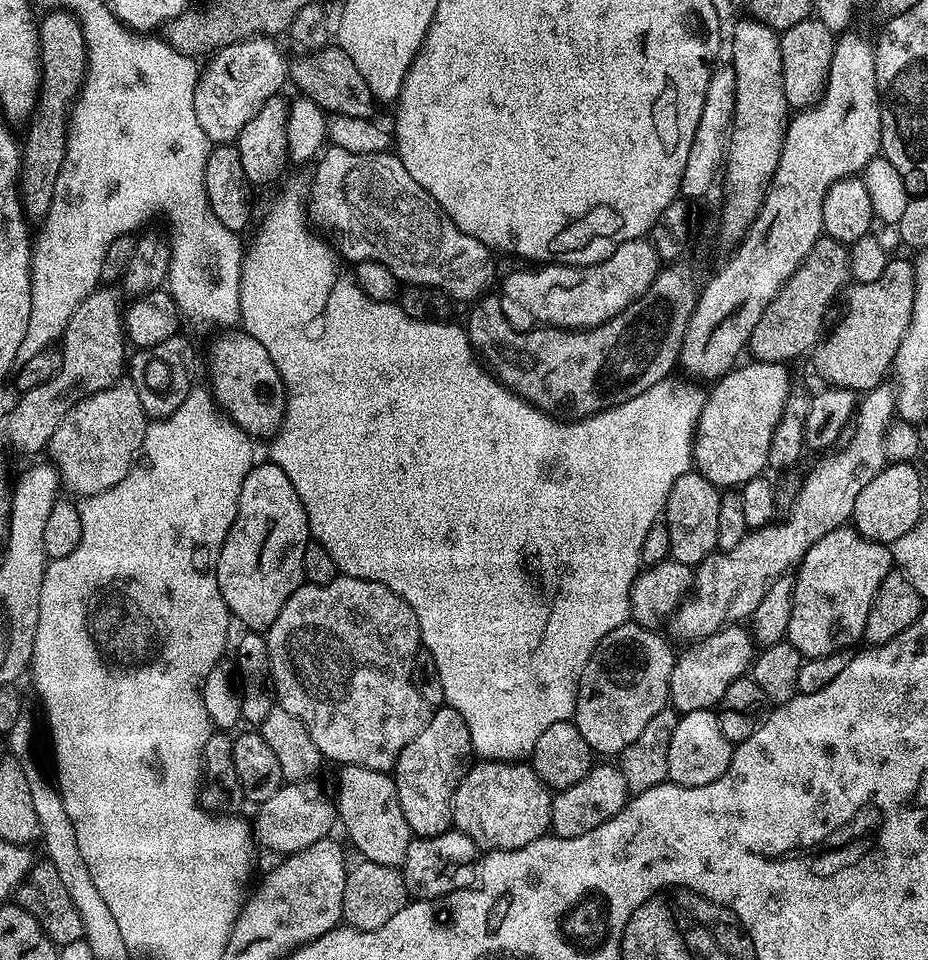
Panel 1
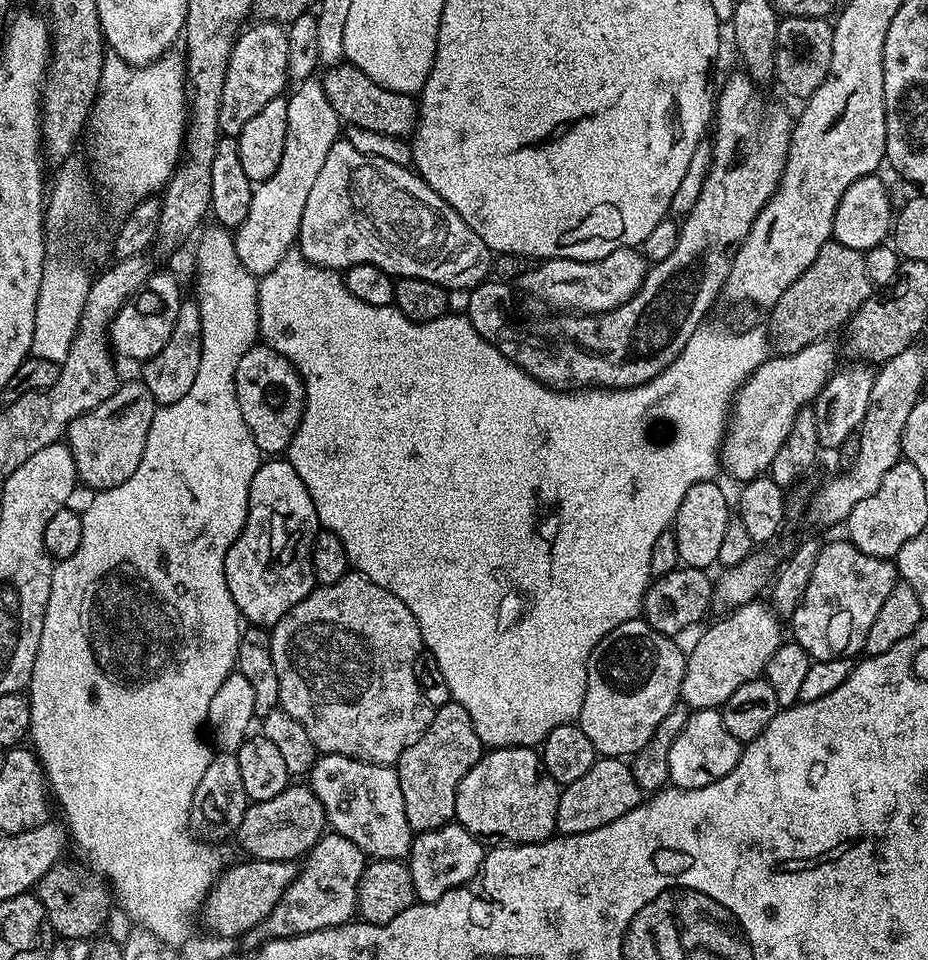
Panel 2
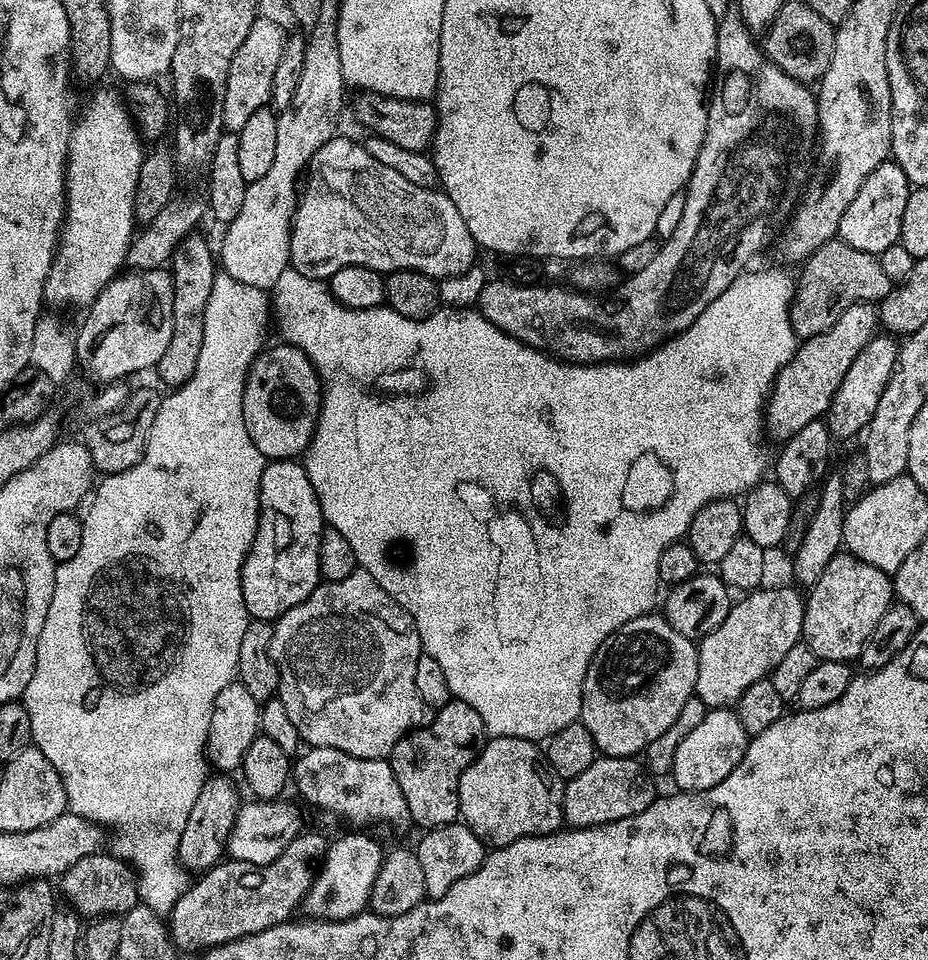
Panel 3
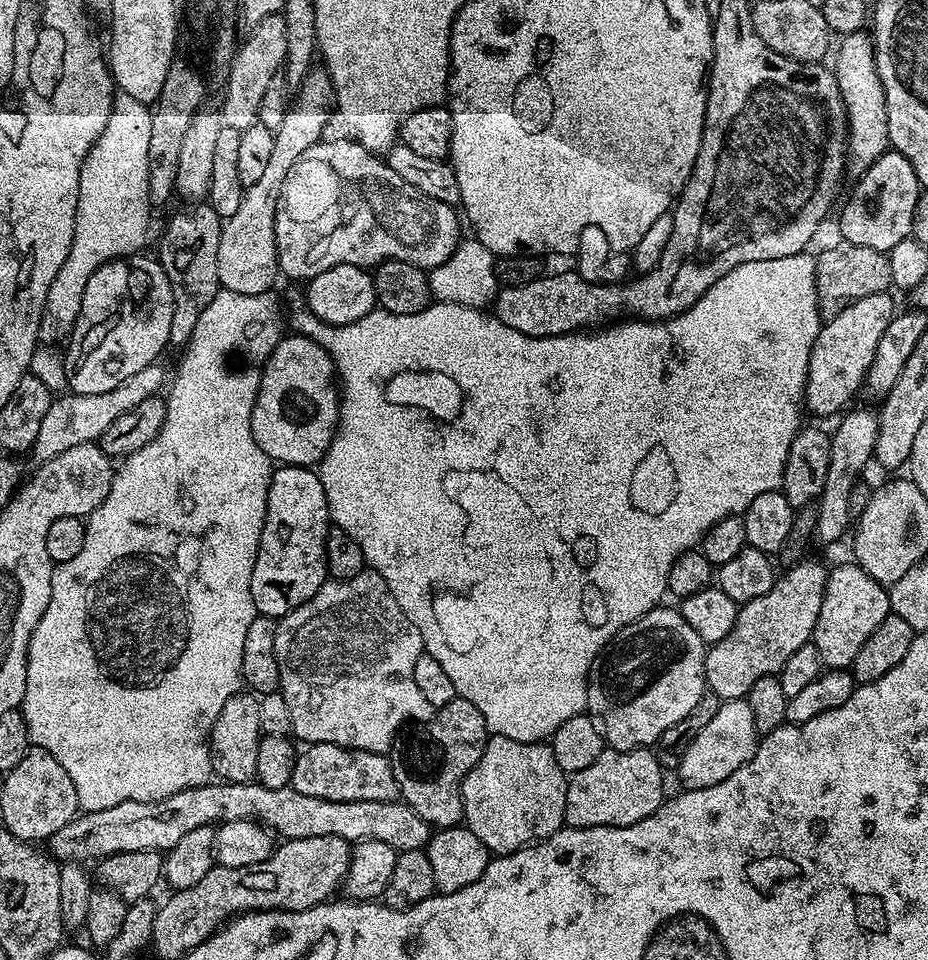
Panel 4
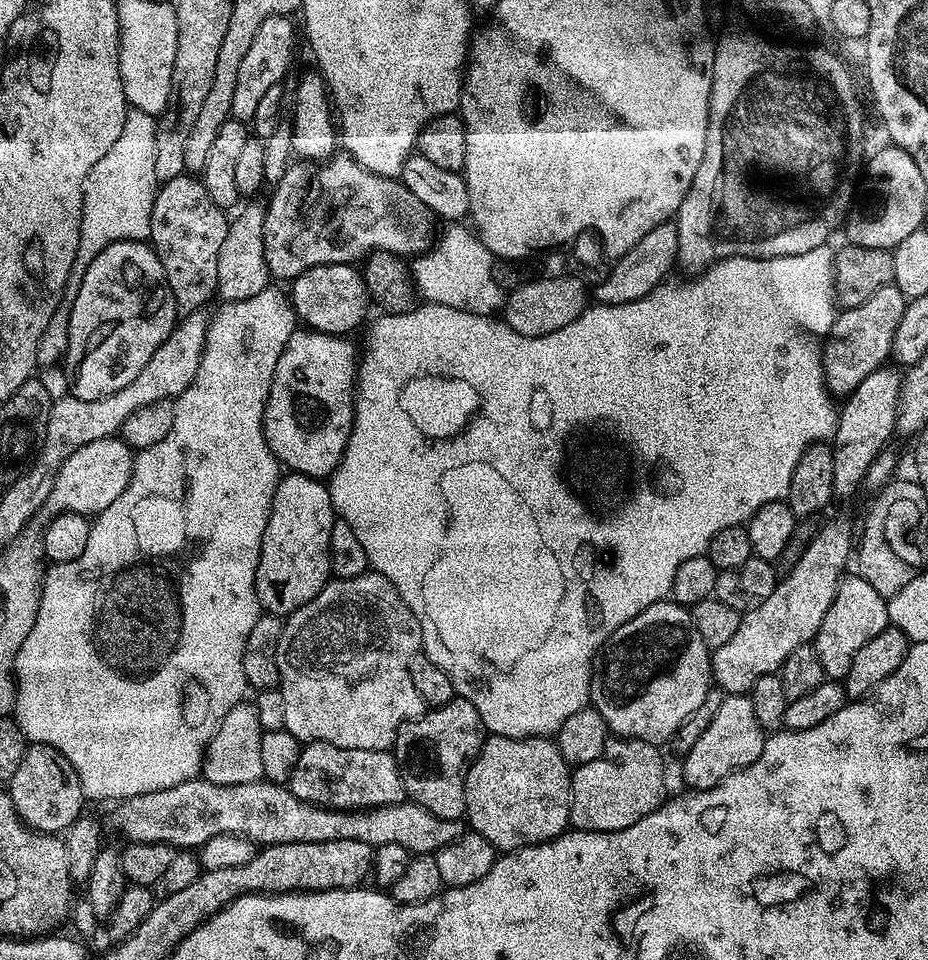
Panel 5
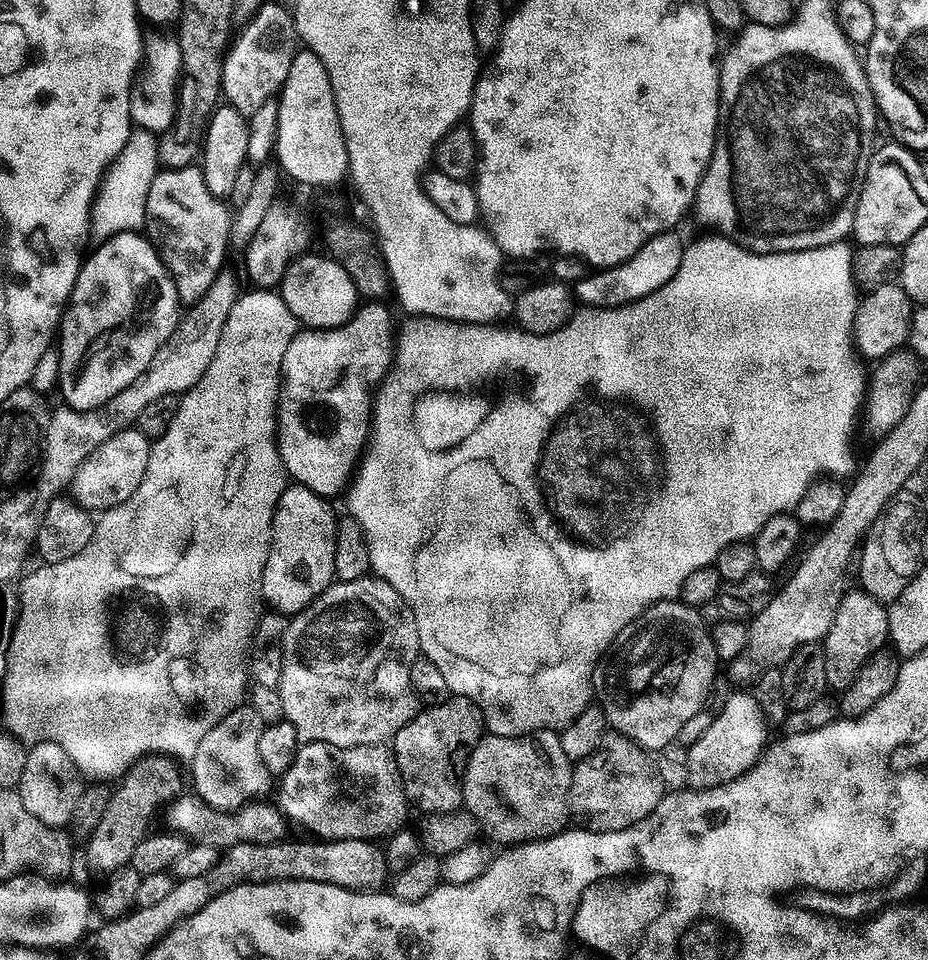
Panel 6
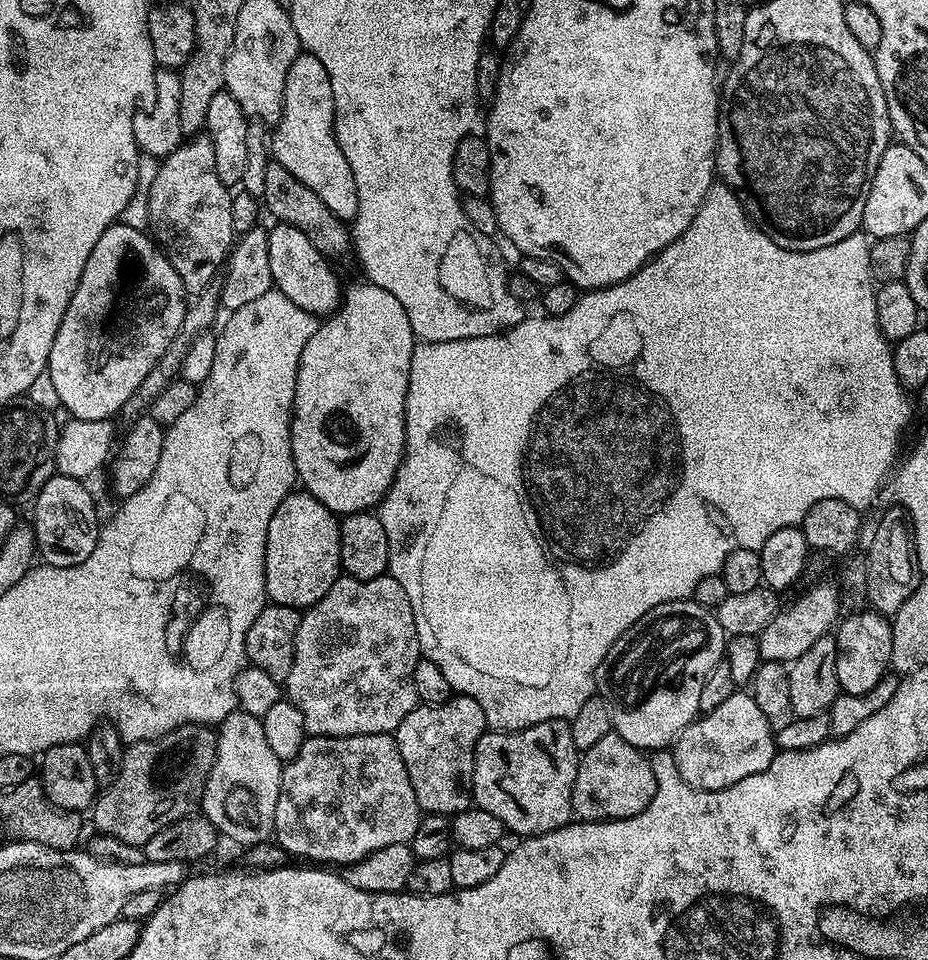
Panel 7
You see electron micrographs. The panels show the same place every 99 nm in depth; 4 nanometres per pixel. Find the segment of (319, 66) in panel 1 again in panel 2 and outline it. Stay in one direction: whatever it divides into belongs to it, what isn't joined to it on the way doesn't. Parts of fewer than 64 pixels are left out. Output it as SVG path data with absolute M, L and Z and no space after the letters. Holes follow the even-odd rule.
M347 62L333 64L325 72L328 73L322 76L322 83L326 90L326 98L345 125L378 130L382 134L401 138L407 137L415 129L418 123L418 100L415 95L407 96L401 92L386 90L370 78L366 78L362 70Z

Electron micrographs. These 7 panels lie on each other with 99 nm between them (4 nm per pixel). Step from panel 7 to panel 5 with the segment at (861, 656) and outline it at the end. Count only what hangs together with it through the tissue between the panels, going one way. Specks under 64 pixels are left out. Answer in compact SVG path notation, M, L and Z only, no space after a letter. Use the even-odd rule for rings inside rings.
M845 575L834 594L834 602L830 602L830 610L826 610L826 618L822 618L822 626L818 626L814 641L818 662L822 662L825 677L843 682L846 674L850 674L854 654L858 654L858 650L862 650L870 638L882 634L886 627L889 627L886 597L878 594L878 590L874 590L874 586L870 586L870 582L866 582L863 576Z

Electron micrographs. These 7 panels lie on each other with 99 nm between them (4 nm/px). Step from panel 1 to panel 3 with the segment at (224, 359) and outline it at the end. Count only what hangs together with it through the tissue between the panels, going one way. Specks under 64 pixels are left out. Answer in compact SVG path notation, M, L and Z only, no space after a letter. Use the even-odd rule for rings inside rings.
M279 342L271 348L265 347L256 356L256 361L250 366L248 377L244 383L242 394L242 414L246 422L246 430L250 434L250 442L258 446L265 461L290 460L299 457L308 448L318 422L320 405L322 403L322 389L320 377L316 375L316 367L302 350L293 344Z

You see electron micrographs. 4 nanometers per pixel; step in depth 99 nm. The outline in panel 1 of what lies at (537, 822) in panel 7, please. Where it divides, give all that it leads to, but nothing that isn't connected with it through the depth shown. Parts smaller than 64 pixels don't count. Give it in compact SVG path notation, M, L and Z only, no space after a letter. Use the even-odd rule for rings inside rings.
M480 760L469 767L452 799L452 822L455 831L466 834L477 849L493 852L513 852L538 837L545 835L552 827L553 793L540 781L538 774L528 762L506 760Z

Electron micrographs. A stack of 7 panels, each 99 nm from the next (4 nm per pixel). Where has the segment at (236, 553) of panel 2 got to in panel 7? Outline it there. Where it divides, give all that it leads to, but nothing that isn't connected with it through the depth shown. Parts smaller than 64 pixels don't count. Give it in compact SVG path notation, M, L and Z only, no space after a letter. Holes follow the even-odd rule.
M293 490L274 510L266 534L266 590L271 603L307 610L317 604L342 575L340 520L318 498Z

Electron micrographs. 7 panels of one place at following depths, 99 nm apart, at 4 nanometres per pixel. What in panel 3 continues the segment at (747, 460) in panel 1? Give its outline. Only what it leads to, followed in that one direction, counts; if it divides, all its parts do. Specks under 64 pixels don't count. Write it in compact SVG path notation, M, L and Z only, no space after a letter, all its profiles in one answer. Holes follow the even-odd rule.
M855 304L830 326L828 332L807 337L797 347L796 355L792 357L785 368L777 374L768 393L764 410L766 432L777 436L780 442L790 439L802 426L821 419L827 413L830 402L842 386L842 378L846 378L846 370L850 370L850 362L858 358L858 352L866 342L878 332L878 312L872 304Z

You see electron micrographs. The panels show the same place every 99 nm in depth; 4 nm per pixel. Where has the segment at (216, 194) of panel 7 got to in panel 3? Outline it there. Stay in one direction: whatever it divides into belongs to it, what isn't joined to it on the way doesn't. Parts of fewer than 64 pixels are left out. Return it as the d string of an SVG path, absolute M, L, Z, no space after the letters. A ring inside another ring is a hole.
M195 234L185 236L172 252L170 271L172 274L170 331L158 356L158 369L160 368L162 383L179 386L185 384L192 376L194 366L198 366L198 350L202 350L202 326L206 302L210 302L210 286L218 271L218 260L214 255L213 245L211 248L204 236Z

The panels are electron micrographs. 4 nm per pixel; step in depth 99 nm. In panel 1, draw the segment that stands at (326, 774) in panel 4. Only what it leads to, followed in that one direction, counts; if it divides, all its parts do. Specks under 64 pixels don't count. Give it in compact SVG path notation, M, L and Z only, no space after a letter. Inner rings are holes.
M343 765L340 771L340 794L335 795L336 811L341 821L348 820L348 836L356 843L364 860L369 860L391 868L403 865L406 850L414 838L410 826L406 822L406 814L402 814L402 806L398 802L396 781L387 772L370 770L366 766Z

